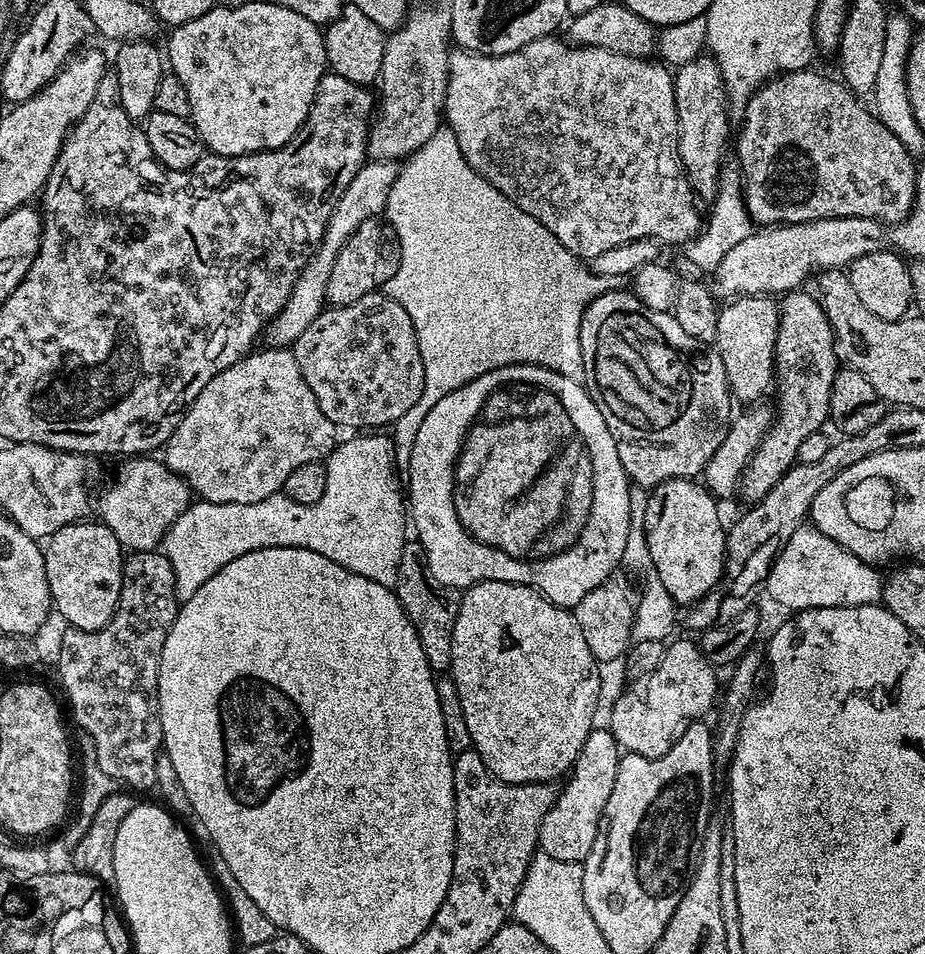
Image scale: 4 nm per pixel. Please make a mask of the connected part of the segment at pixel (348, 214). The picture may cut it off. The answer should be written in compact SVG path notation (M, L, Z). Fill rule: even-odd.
M368 160L358 174L346 186L346 194L338 198L338 206L334 206L334 214L330 214L330 222L326 226L320 245L315 248L304 269L298 274L294 286L290 290L287 302L277 316L273 316L266 329L267 343L273 348L288 348L306 331L306 326L318 318L318 314L326 307L326 282L330 282L330 274L334 270L334 258L338 258L338 250L346 246L348 239L362 226L362 222L377 219L383 213L388 201L390 186L394 186L398 164L395 160Z

